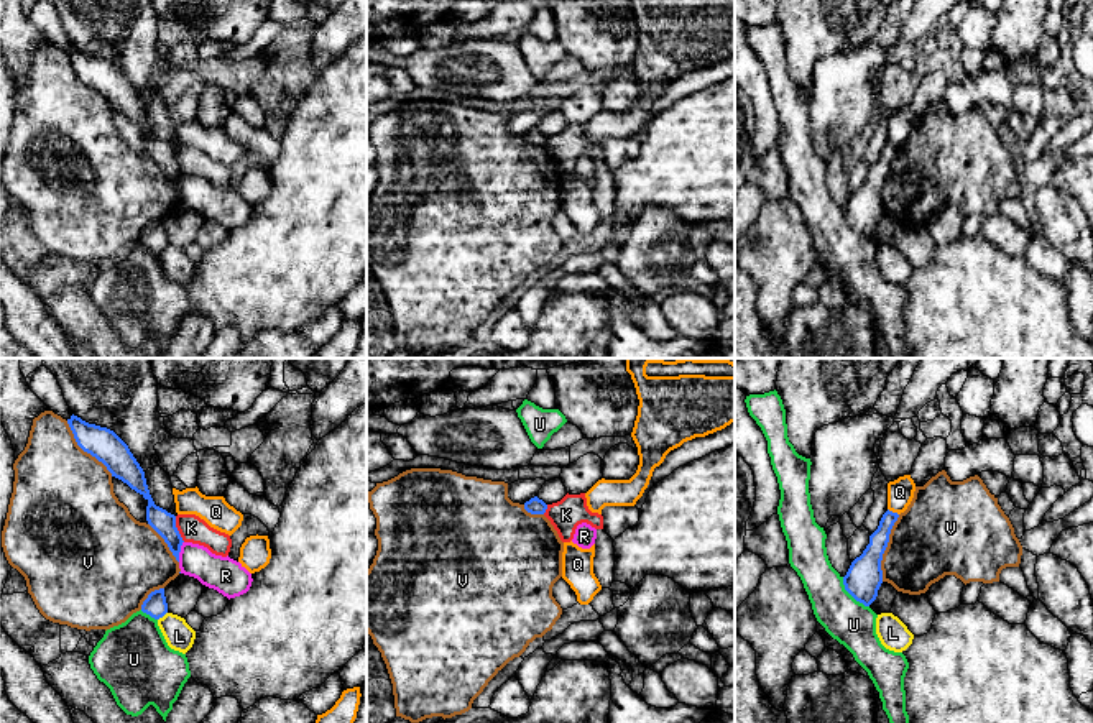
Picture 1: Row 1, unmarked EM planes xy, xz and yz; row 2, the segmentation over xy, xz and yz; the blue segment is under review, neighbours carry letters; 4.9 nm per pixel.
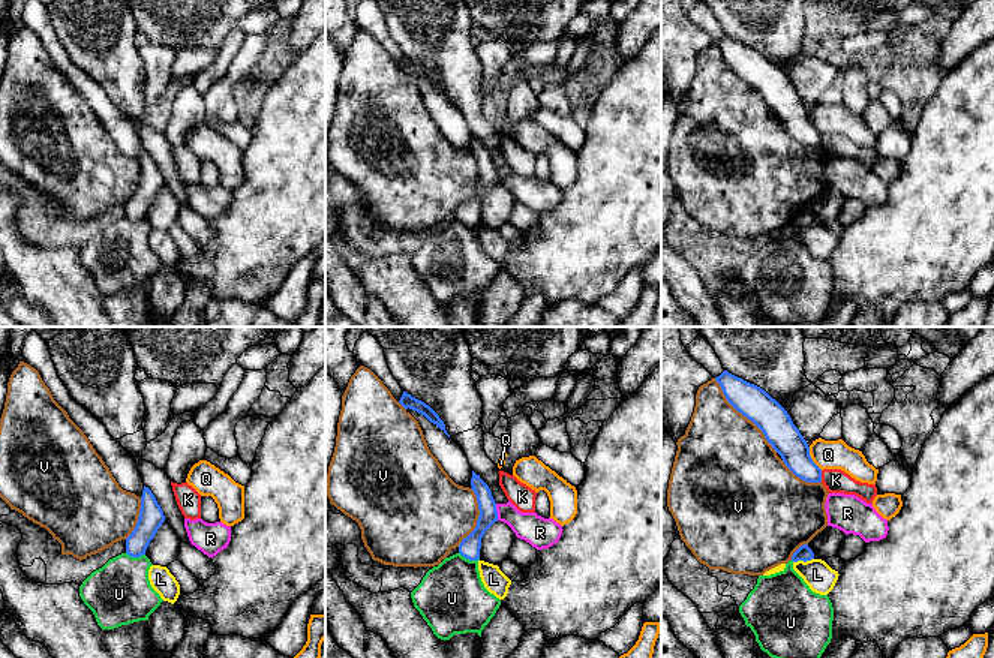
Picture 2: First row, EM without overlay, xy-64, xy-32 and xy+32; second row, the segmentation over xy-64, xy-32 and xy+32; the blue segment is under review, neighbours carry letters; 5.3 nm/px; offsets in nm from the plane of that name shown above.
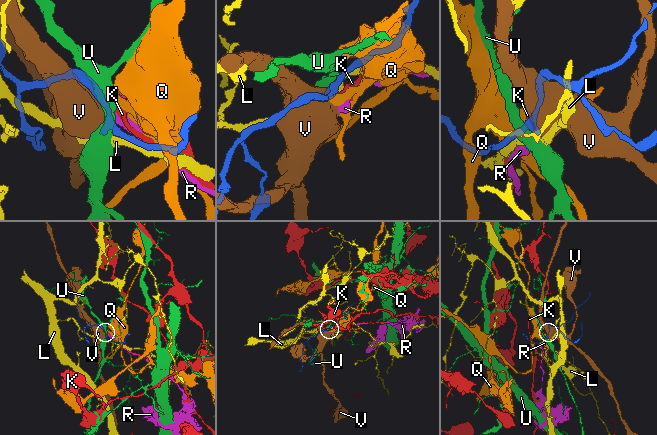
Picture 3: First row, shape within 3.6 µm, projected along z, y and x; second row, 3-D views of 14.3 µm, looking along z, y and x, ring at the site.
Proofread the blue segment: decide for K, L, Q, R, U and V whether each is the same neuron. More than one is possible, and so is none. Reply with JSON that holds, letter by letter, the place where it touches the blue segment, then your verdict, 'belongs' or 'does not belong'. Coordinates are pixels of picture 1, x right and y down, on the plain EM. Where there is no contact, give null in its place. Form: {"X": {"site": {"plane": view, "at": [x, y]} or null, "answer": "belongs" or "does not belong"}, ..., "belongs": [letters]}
{"K": {"site": {"plane": "xy", "at": [176, 161]}, "answer": "does not belong"}, "L": {"site": {"plane": "xy", "at": [161, 248]}, "answer": "does not belong"}, "Q": {"site": {"plane": "yz", "at": [891, 143]}, "answer": "does not belong"}, "R": {"site": {"plane": "xy", "at": [179, 183]}, "answer": "does not belong"}, "U": {"site": {"plane": "yz", "at": [852, 227]}, "answer": "does not belong"}, "V": {"site": {"plane": "yz", "at": [886, 178]}, "answer": "does not belong"}, "belongs": []}

